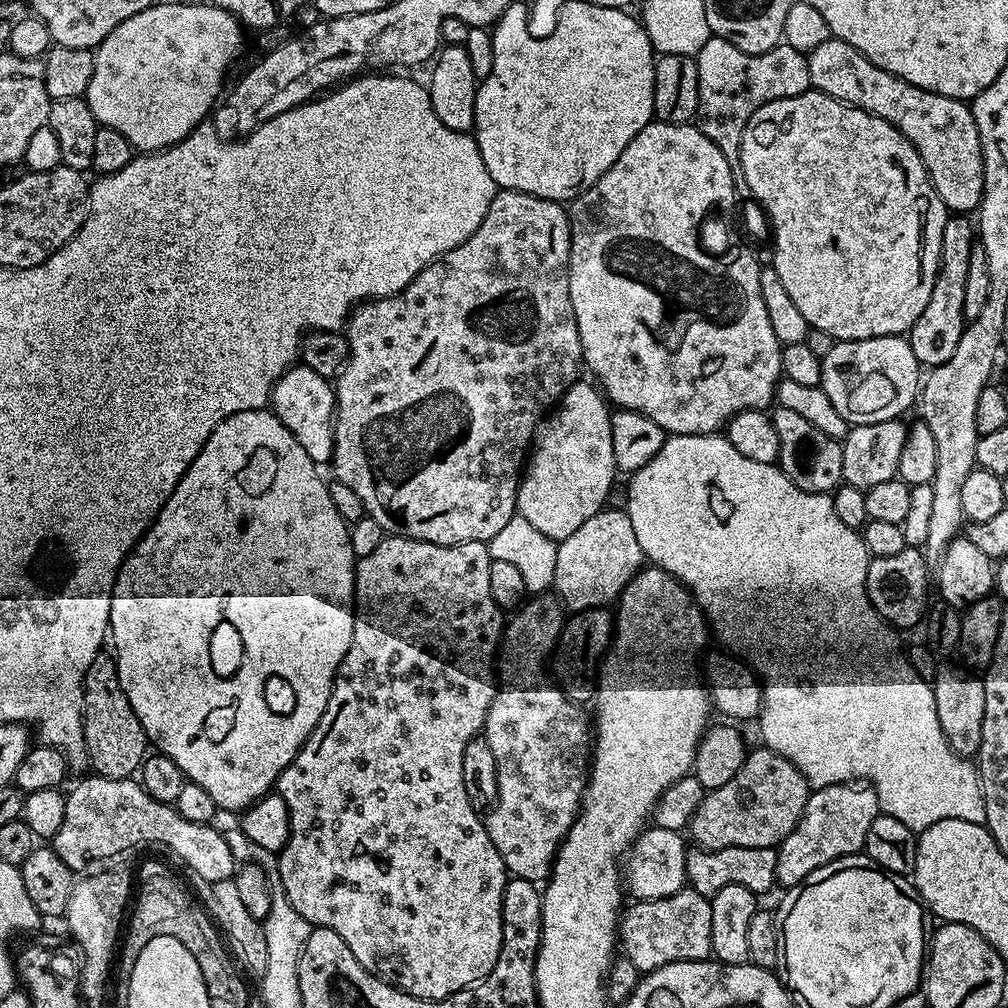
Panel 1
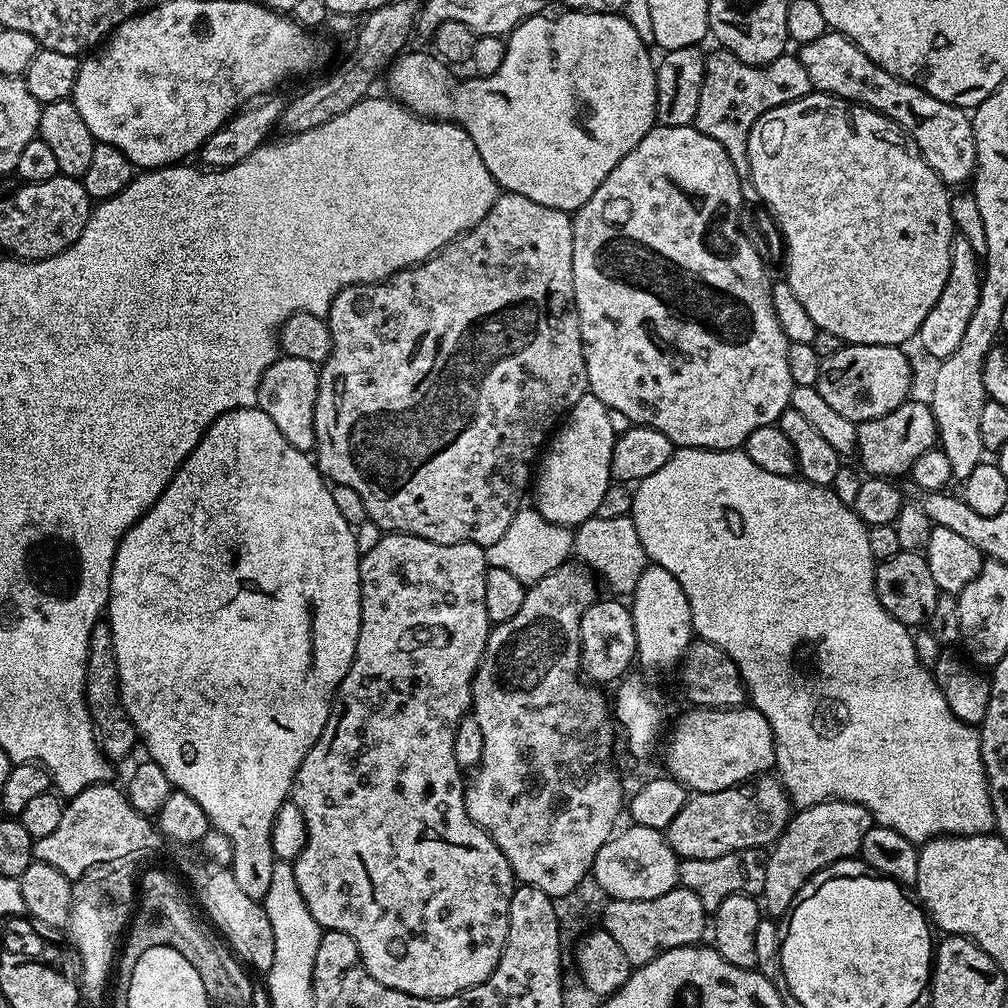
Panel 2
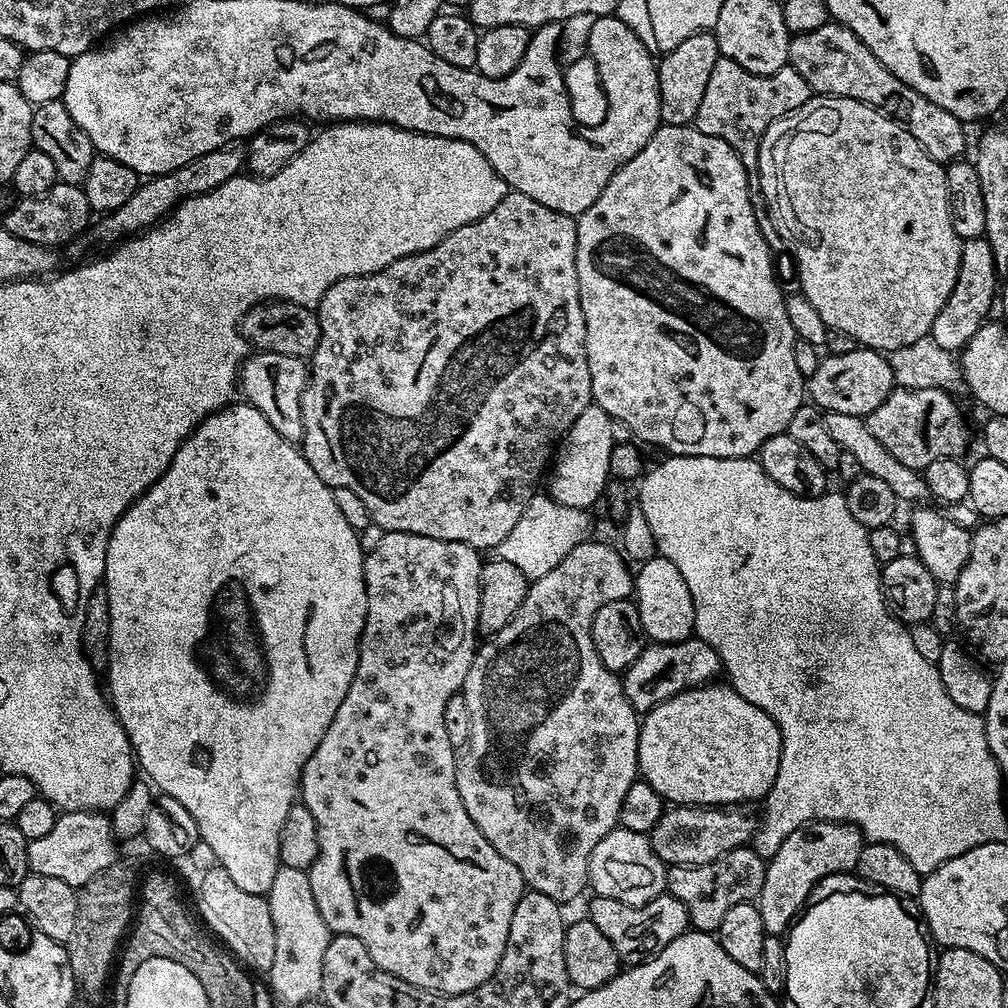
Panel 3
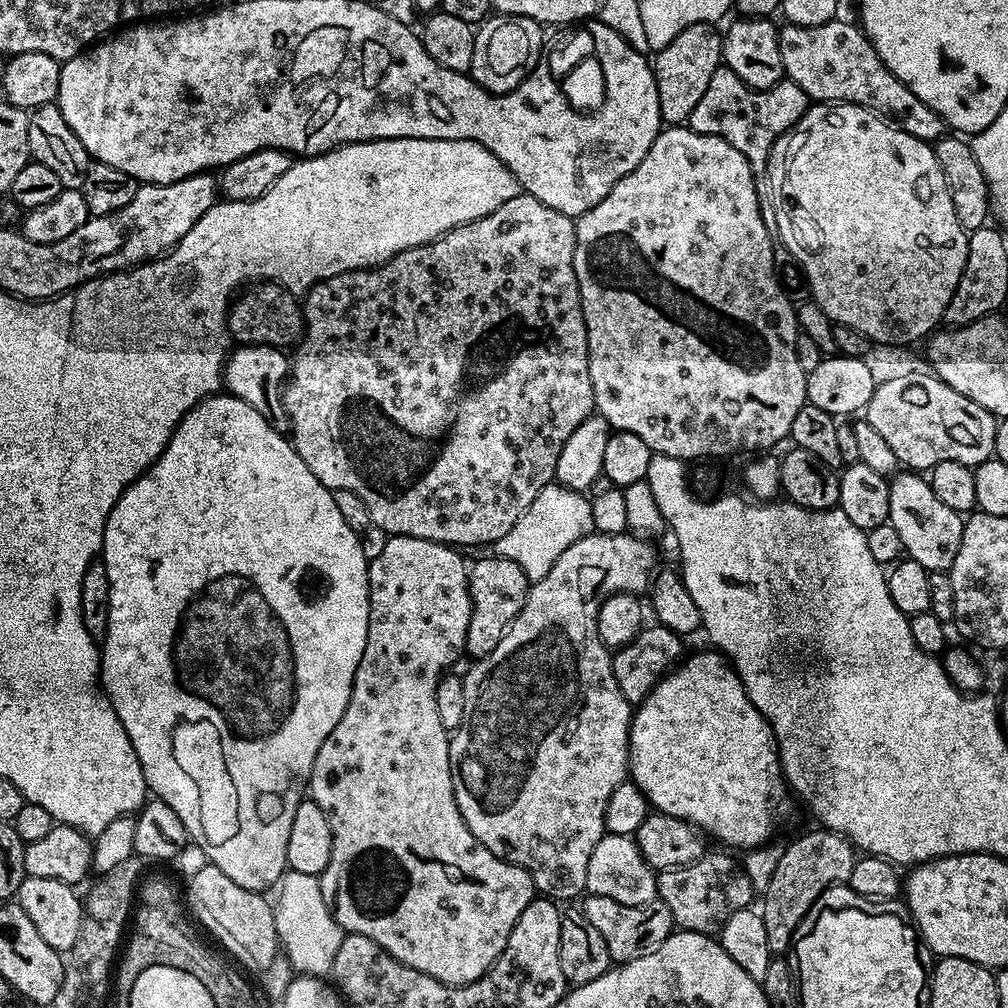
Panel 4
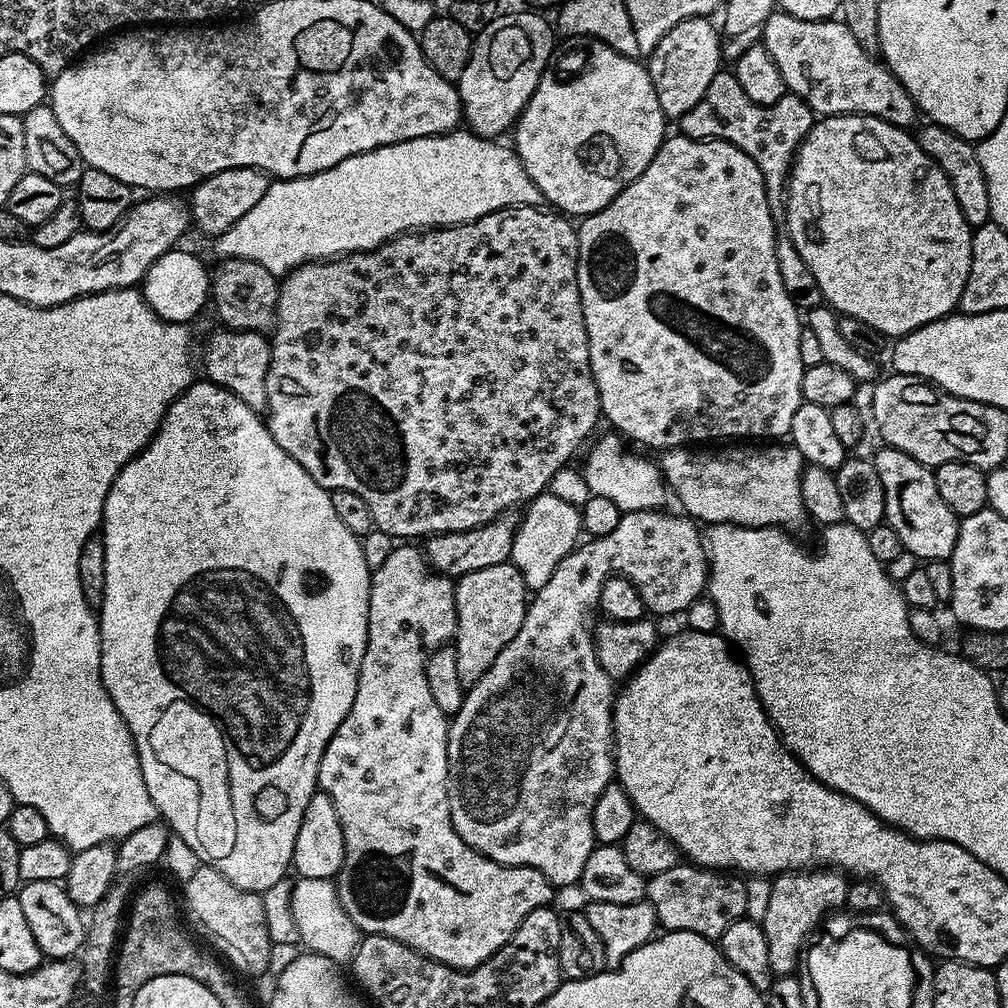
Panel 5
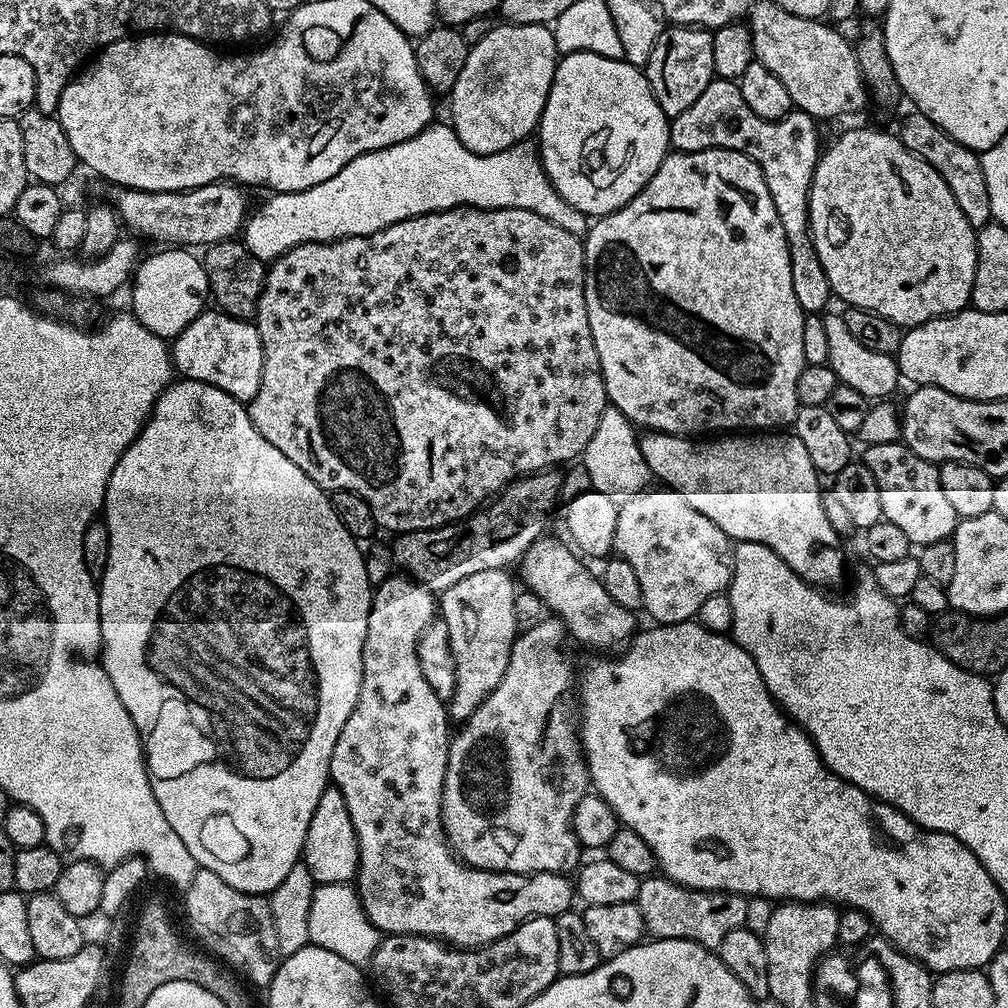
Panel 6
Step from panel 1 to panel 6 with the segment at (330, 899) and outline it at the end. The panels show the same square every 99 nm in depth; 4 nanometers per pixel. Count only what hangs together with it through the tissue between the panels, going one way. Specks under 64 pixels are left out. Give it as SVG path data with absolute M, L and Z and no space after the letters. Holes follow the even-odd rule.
M393 574L386 582L375 585L372 593L372 605L366 626L366 642L362 650L362 686L358 690L358 702L354 710L350 710L350 718L346 718L346 726L342 726L342 734L338 734L338 742L334 742L334 754L330 758L328 775L331 783L346 798L346 810L350 814L350 822L354 822L354 834L358 838L360 864L356 868L354 887L362 906L366 910L366 918L384 934L407 934L410 936L433 936L457 948L482 948L484 945L510 934L519 924L525 924L536 916L562 915L573 907L574 884L567 875L559 872L487 872L481 868L471 868L459 859L443 839L444 823L440 817L442 810L442 786L444 775L448 769L448 746L450 743L450 717L445 701L430 690L426 678L422 678L422 666L418 666L418 638L422 630L438 616L437 597L426 586L404 574Z

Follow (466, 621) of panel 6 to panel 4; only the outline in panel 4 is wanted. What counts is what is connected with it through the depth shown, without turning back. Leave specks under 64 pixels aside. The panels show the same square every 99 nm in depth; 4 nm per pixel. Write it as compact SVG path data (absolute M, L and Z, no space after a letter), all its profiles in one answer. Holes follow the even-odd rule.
M489 554L468 568L468 593L472 599L472 613L466 641L467 655L472 655L472 658L485 656L490 654L490 650L494 650L494 646L498 646L498 642L502 642L509 626L526 602L529 587L530 581L526 574L522 574L522 566L518 566L518 562L510 562L510 558Z

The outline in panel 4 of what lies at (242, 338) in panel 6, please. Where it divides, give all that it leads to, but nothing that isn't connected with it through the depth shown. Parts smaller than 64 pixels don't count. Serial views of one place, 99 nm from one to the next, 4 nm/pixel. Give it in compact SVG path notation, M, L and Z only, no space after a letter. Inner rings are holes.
M245 344L231 349L224 362L222 384L231 395L254 406L262 418L272 423L277 432L287 433L290 425L284 409L284 381L288 379L290 360L281 349L268 344Z

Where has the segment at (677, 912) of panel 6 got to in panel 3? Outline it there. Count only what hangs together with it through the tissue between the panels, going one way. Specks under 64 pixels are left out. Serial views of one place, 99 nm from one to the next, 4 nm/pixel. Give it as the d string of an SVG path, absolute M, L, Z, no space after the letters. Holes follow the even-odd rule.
M750 846L730 850L714 862L702 866L671 866L668 868L667 895L678 898L686 906L688 923L697 932L715 933L722 926L722 918L739 904L755 901L764 885L766 861Z

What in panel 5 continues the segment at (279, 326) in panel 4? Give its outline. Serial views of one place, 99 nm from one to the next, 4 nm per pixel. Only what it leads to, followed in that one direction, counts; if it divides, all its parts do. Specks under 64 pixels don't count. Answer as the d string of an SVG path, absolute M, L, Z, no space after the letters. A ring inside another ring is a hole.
M224 258L219 263L211 273L210 300L216 303L216 312L224 323L221 325L237 332L267 333L273 327L280 297L277 273L246 258Z

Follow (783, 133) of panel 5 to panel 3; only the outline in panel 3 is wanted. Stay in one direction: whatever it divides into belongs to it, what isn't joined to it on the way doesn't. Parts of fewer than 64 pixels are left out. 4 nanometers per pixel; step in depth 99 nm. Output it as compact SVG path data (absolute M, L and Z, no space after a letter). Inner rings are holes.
M721 56L718 62L714 62L714 71L706 81L694 127L702 134L710 134L710 138L722 138L722 142L736 151L744 169L755 174L758 150L768 127L799 110L812 95L812 87L806 78L790 66L774 70L774 74L750 74L750 70L742 70L738 62Z

